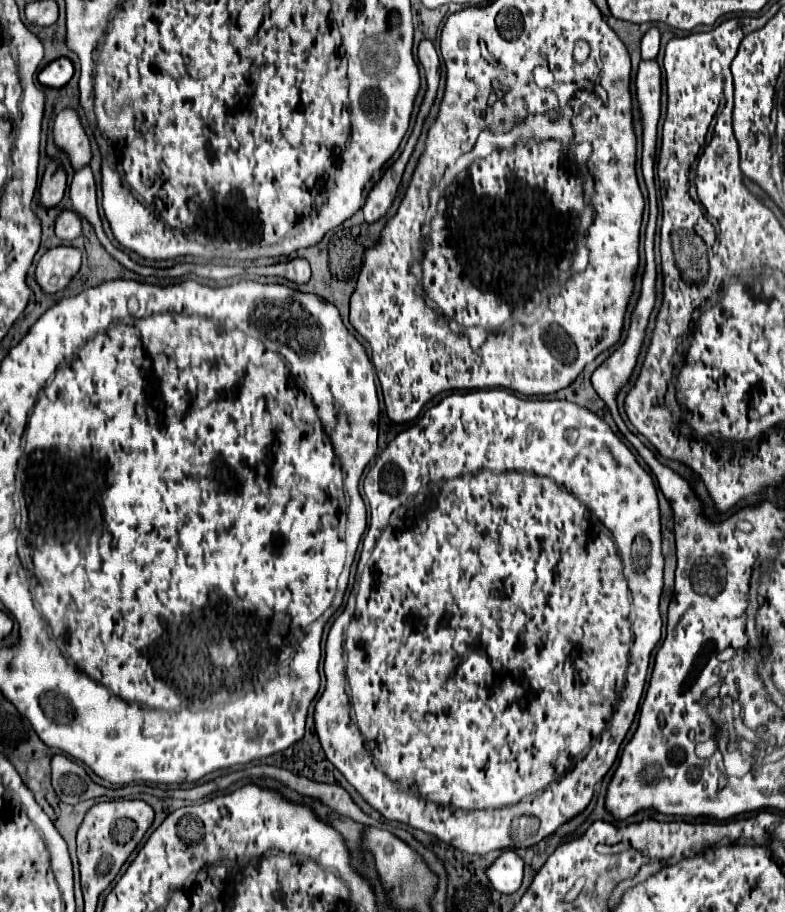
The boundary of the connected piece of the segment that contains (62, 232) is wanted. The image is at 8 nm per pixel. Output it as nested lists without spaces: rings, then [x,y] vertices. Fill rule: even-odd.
[[[74,209],[62,211],[56,221],[56,235],[62,241],[74,241],[78,235],[82,235],[82,217]]]

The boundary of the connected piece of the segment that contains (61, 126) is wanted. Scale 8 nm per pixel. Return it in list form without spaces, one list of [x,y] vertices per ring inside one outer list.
[[[66,107],[64,111],[60,111],[60,115],[54,121],[54,141],[58,147],[62,147],[68,153],[76,169],[90,163],[92,159],[90,139],[84,131],[84,125],[76,109]]]

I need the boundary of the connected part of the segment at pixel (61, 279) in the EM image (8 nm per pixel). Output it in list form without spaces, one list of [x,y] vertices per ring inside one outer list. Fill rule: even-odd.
[[[60,245],[42,255],[36,265],[36,281],[46,293],[62,291],[78,273],[82,253],[76,247]]]

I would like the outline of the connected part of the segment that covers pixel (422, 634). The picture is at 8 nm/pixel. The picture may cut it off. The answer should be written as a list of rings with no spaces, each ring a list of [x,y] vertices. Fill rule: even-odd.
[[[494,389],[494,391],[472,391],[472,393],[452,393],[448,397],[444,397],[438,405],[434,405],[432,409],[428,409],[424,413],[424,417],[420,417],[420,421],[402,431],[398,437],[394,437],[386,449],[376,457],[374,465],[370,467],[366,479],[364,479],[364,493],[368,497],[370,503],[370,527],[368,527],[368,537],[374,539],[374,547],[370,551],[370,559],[360,575],[360,585],[358,585],[358,595],[356,595],[356,613],[352,617],[354,611],[354,599],[350,599],[344,607],[344,611],[336,617],[334,625],[330,627],[328,639],[326,639],[326,661],[324,661],[324,673],[326,673],[326,689],[320,695],[320,699],[316,701],[316,709],[314,709],[314,721],[316,721],[316,733],[320,737],[322,749],[326,753],[326,759],[346,777],[346,781],[366,799],[366,803],[376,809],[384,819],[388,821],[398,821],[398,823],[406,823],[414,829],[420,829],[424,833],[430,833],[434,837],[438,837],[440,841],[464,851],[464,853],[472,853],[472,855],[488,855],[492,851],[506,851],[506,849],[526,849],[532,847],[536,843],[540,843],[542,839],[550,837],[558,827],[562,827],[564,823],[568,823],[570,819],[574,819],[576,815],[580,815],[592,795],[594,795],[594,785],[608,773],[608,769],[612,767],[618,749],[622,745],[622,739],[626,737],[634,715],[638,711],[638,703],[642,697],[642,691],[646,683],[650,657],[654,647],[660,641],[660,629],[662,629],[662,619],[660,619],[659,604],[662,595],[662,587],[664,587],[664,555],[662,555],[662,531],[660,531],[660,507],[658,507],[658,493],[656,493],[656,485],[652,481],[652,477],[642,469],[642,465],[636,461],[636,457],[632,455],[632,451],[620,441],[620,437],[610,429],[610,425],[600,419],[594,411],[580,407],[576,403],[570,401],[546,401],[546,399],[522,399],[516,397],[512,393],[506,393],[502,389]],[[346,679],[348,679],[348,687],[352,691],[352,699],[348,701],[346,695]]]

